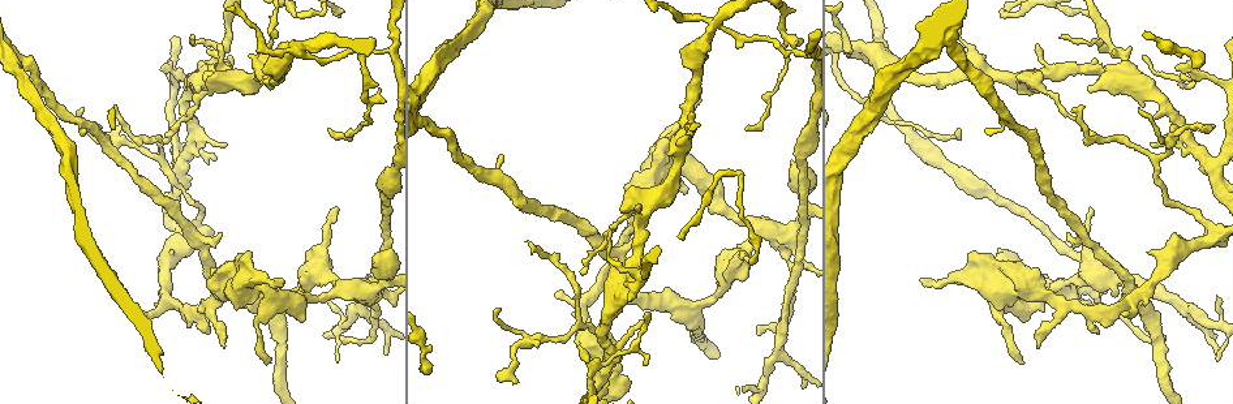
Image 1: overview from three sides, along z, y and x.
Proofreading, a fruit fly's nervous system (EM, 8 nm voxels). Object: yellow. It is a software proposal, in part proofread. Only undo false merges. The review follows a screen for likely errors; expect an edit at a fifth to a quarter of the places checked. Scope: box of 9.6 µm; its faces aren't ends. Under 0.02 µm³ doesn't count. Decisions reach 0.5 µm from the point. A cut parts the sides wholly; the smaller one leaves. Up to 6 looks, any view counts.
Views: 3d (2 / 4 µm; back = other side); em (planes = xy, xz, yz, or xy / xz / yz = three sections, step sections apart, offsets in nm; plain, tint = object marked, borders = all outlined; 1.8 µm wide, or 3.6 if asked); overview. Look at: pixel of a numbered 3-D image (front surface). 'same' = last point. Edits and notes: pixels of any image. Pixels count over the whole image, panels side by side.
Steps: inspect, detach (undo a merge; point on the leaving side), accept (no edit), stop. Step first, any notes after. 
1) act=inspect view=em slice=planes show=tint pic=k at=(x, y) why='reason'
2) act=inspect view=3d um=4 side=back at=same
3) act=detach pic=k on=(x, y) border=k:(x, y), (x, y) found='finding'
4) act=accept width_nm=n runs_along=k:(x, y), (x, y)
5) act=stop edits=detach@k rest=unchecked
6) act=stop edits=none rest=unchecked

act=inspect view=em slice=xz step=8 show=tint pic=1 at=(1199, 74) why='abrupt turn'

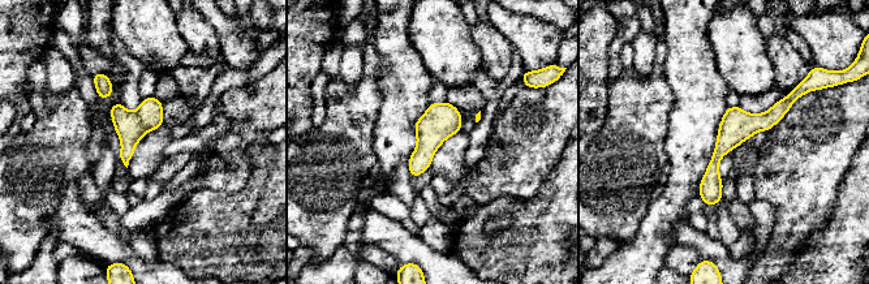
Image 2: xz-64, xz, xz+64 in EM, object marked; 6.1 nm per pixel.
act=accept runs_along=2:(790, 99), (719, 151), (708, 201) found='one neuron here'

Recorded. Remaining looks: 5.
act=inspect view=3d um=4 pic=1 at=(180, 173) why='sharp bend'

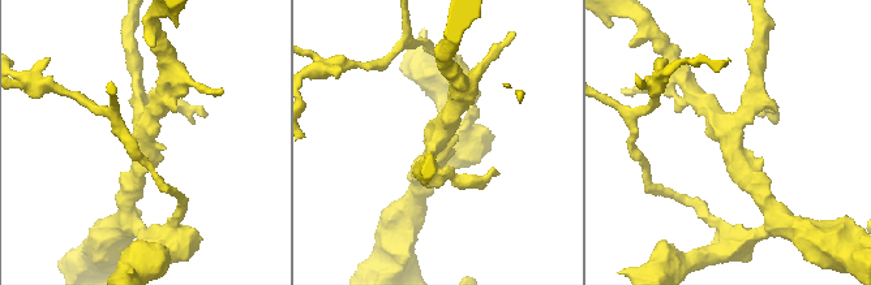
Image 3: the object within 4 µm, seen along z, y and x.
act=inspect view=em slice=xy step=16 show=tint pic=3 at=(728, 138) arms=3 arm_widths_nm=200,220,240

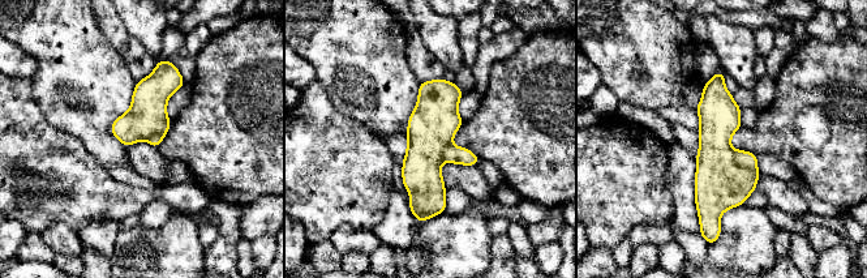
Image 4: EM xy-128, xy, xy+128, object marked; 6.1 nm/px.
act=accept runs_along=4:(442, 82), (419, 216) found='one neuron here'

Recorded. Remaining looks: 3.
act=inspect view=em um=3.6 slice=planes show=tint pic=1 at=(995, 310)

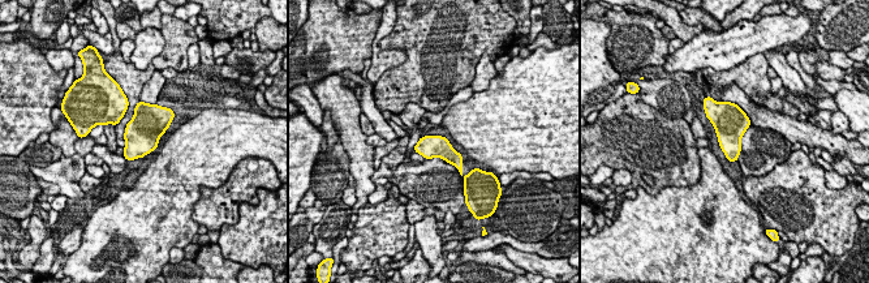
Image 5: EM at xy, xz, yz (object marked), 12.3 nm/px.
act=accept found='all the same neuron'

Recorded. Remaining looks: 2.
act=stop edits=none rest=unchecked

